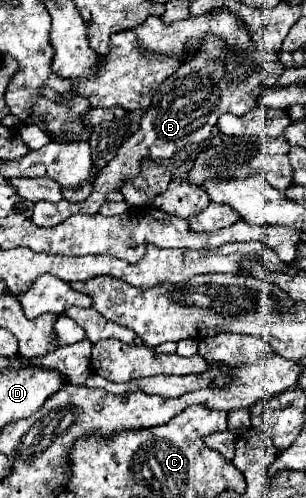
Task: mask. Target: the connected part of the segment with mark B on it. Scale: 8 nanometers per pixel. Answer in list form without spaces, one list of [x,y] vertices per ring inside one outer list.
[[[209,39],[207,45],[199,53],[193,55],[193,59],[185,61],[179,71],[175,71],[169,79],[165,79],[161,83],[161,87],[153,95],[153,101],[151,101],[147,113],[141,119],[139,131],[129,135],[121,143],[121,147],[117,149],[117,155],[107,163],[107,169],[103,169],[97,175],[91,195],[81,203],[67,203],[65,199],[61,199],[59,203],[37,201],[35,209],[33,209],[33,217],[31,217],[33,223],[39,227],[53,227],[75,213],[87,213],[87,215],[99,213],[101,205],[107,201],[107,193],[121,189],[121,185],[125,181],[137,177],[137,173],[141,171],[143,159],[147,159],[147,157],[153,161],[171,159],[181,149],[185,149],[189,145],[199,145],[205,139],[209,139],[211,129],[215,127],[219,115],[223,115],[223,113],[245,115],[253,107],[257,107],[259,99],[263,95],[263,89],[275,85],[275,79],[269,77],[265,71],[253,73],[251,79],[247,77],[247,81],[231,79],[221,65],[221,55],[225,55],[221,39]]]

